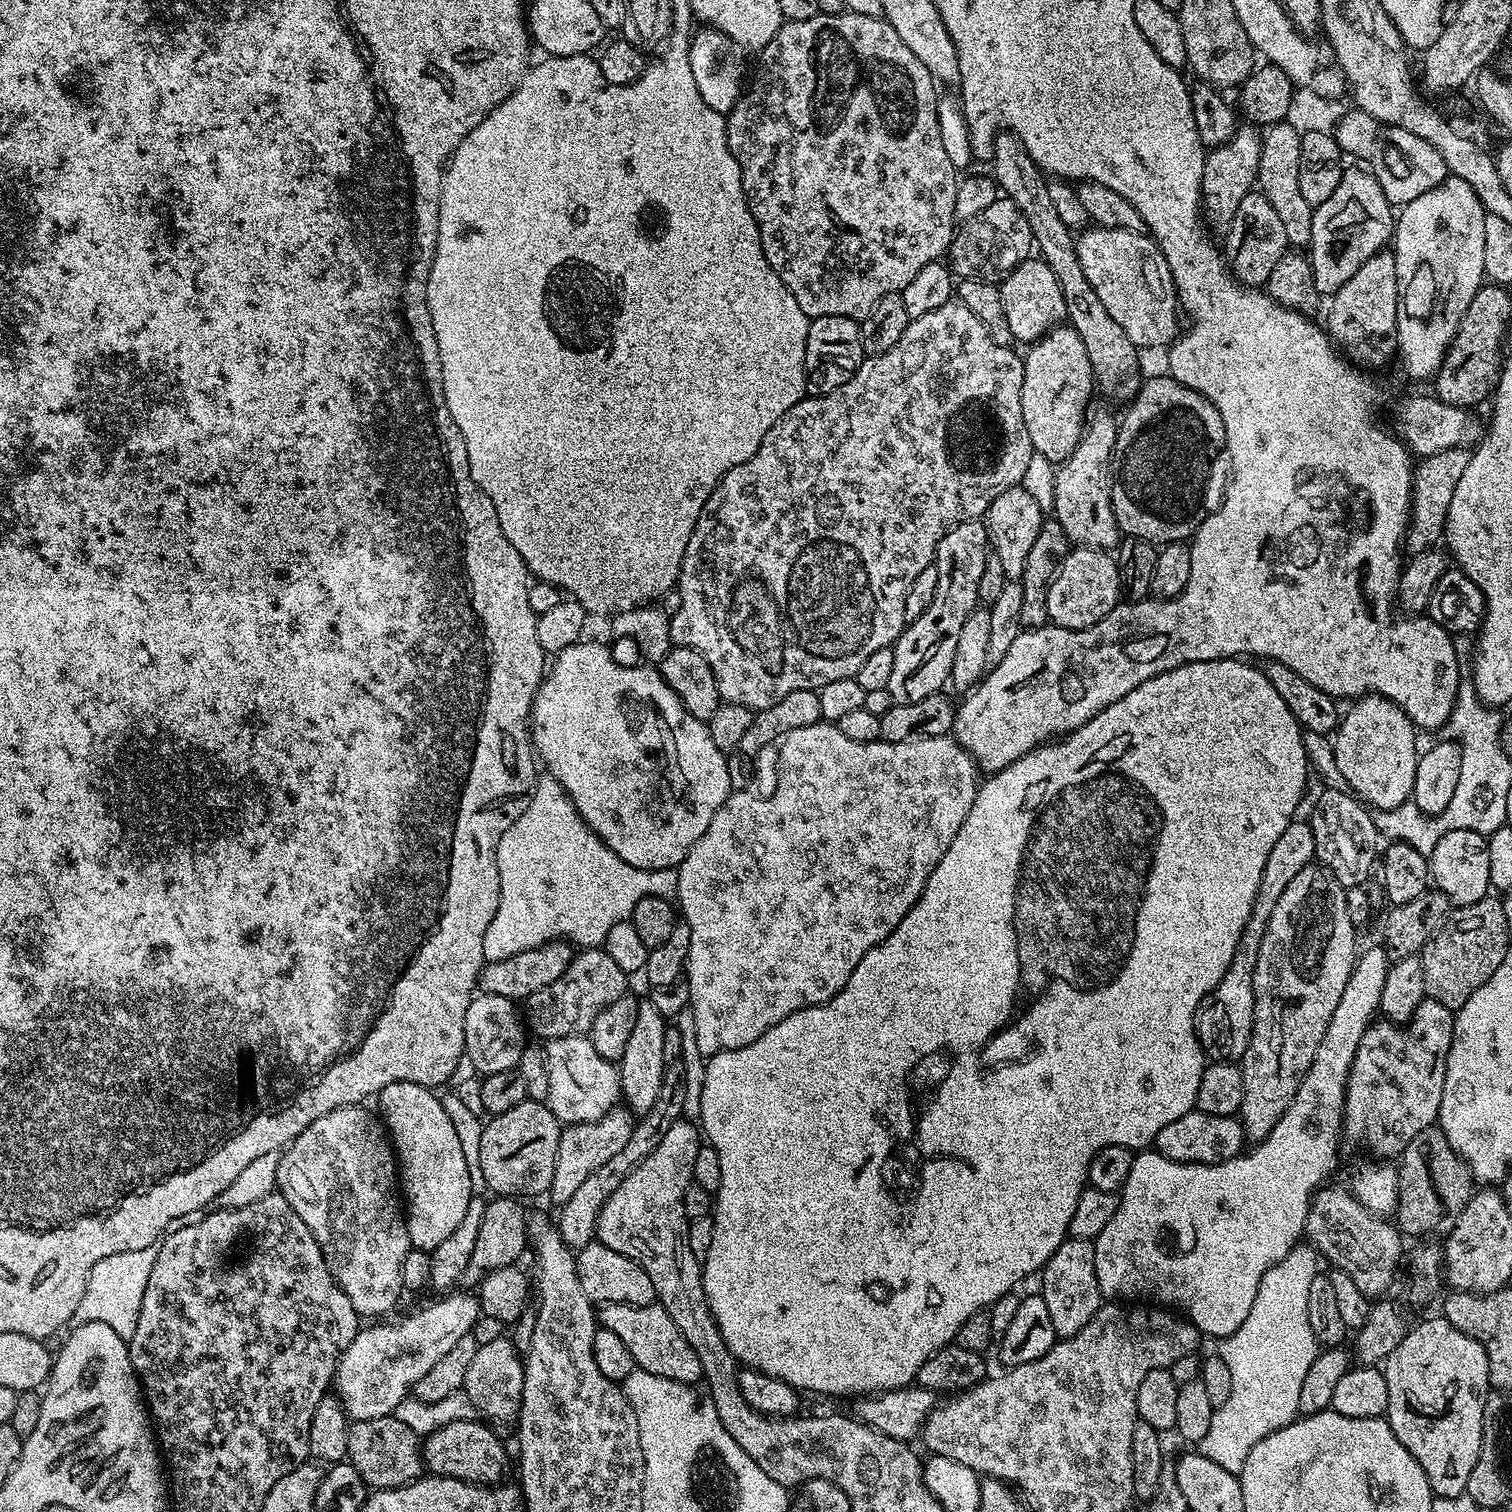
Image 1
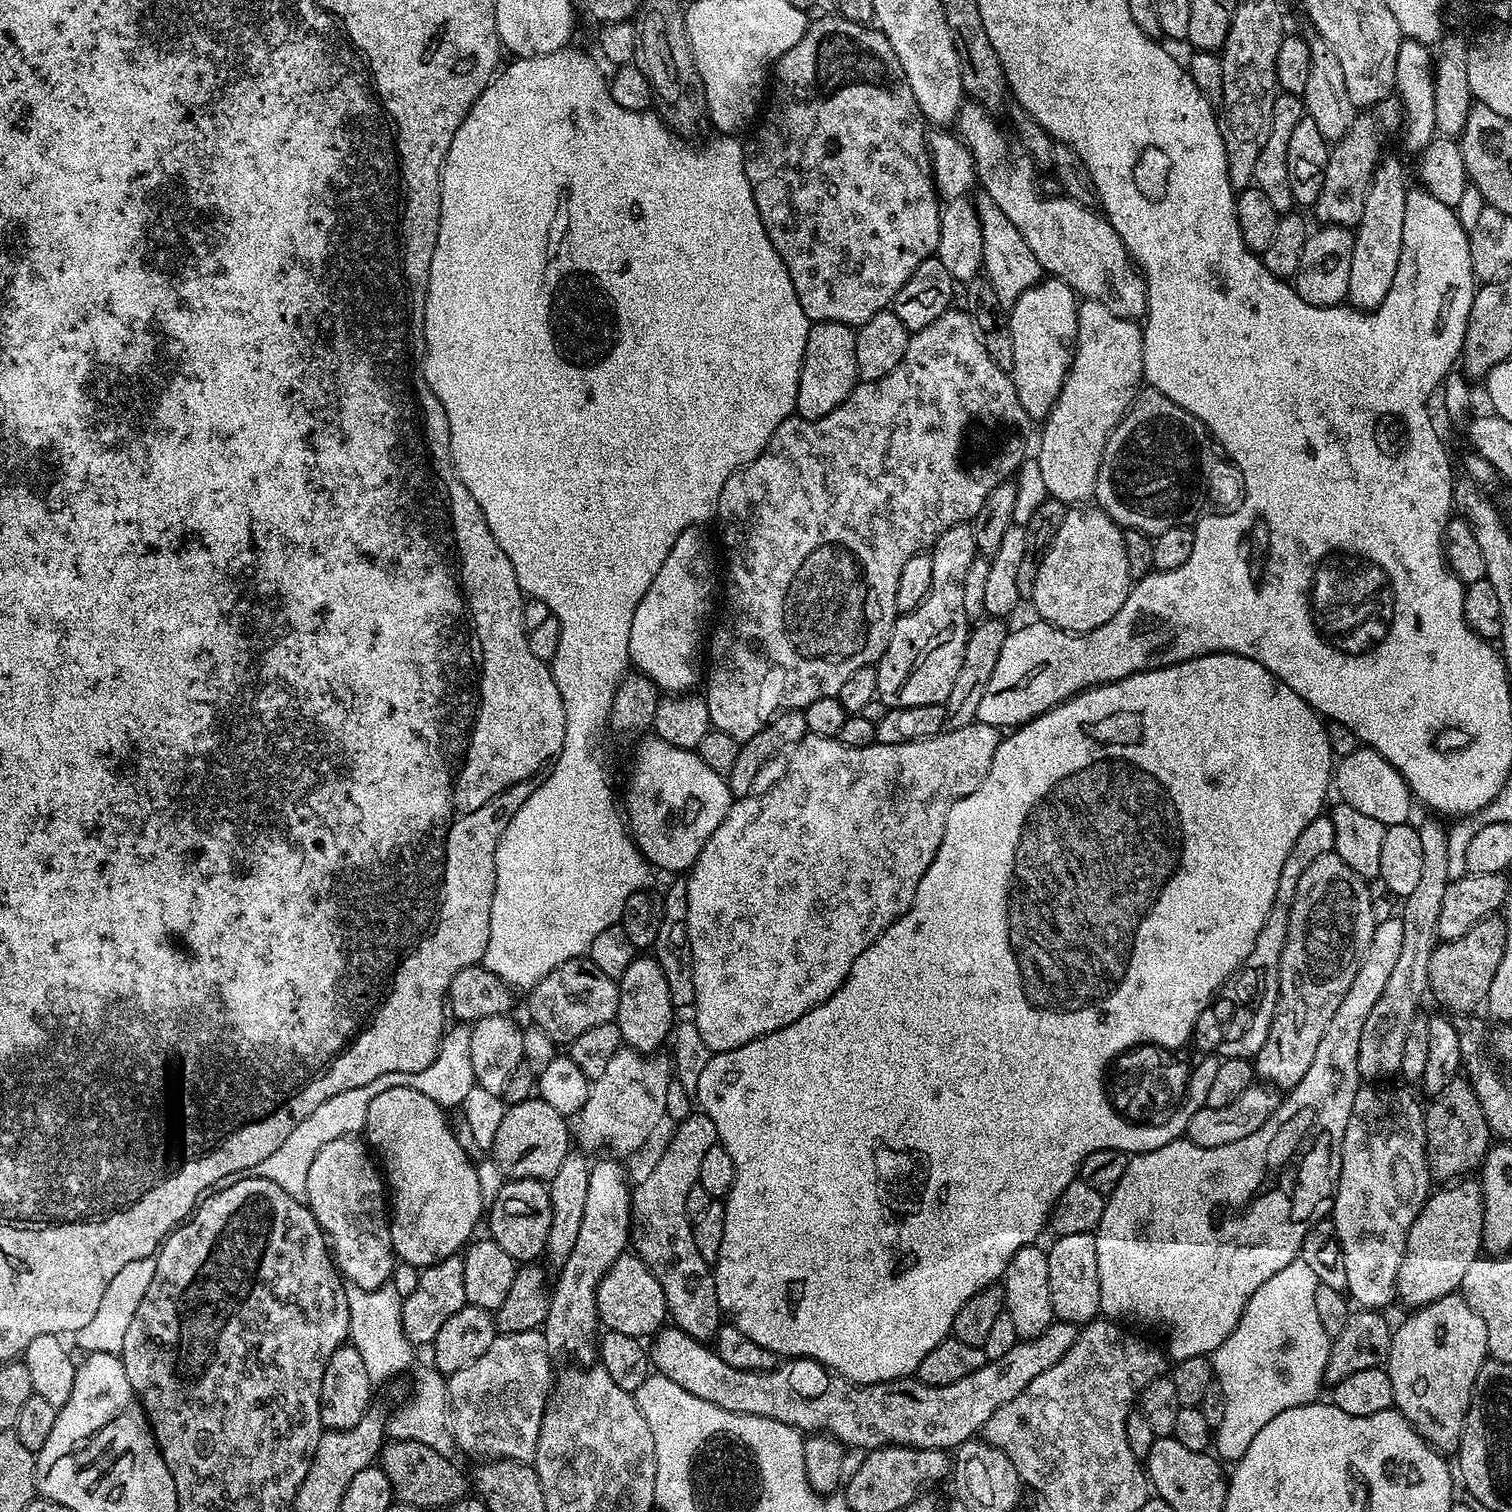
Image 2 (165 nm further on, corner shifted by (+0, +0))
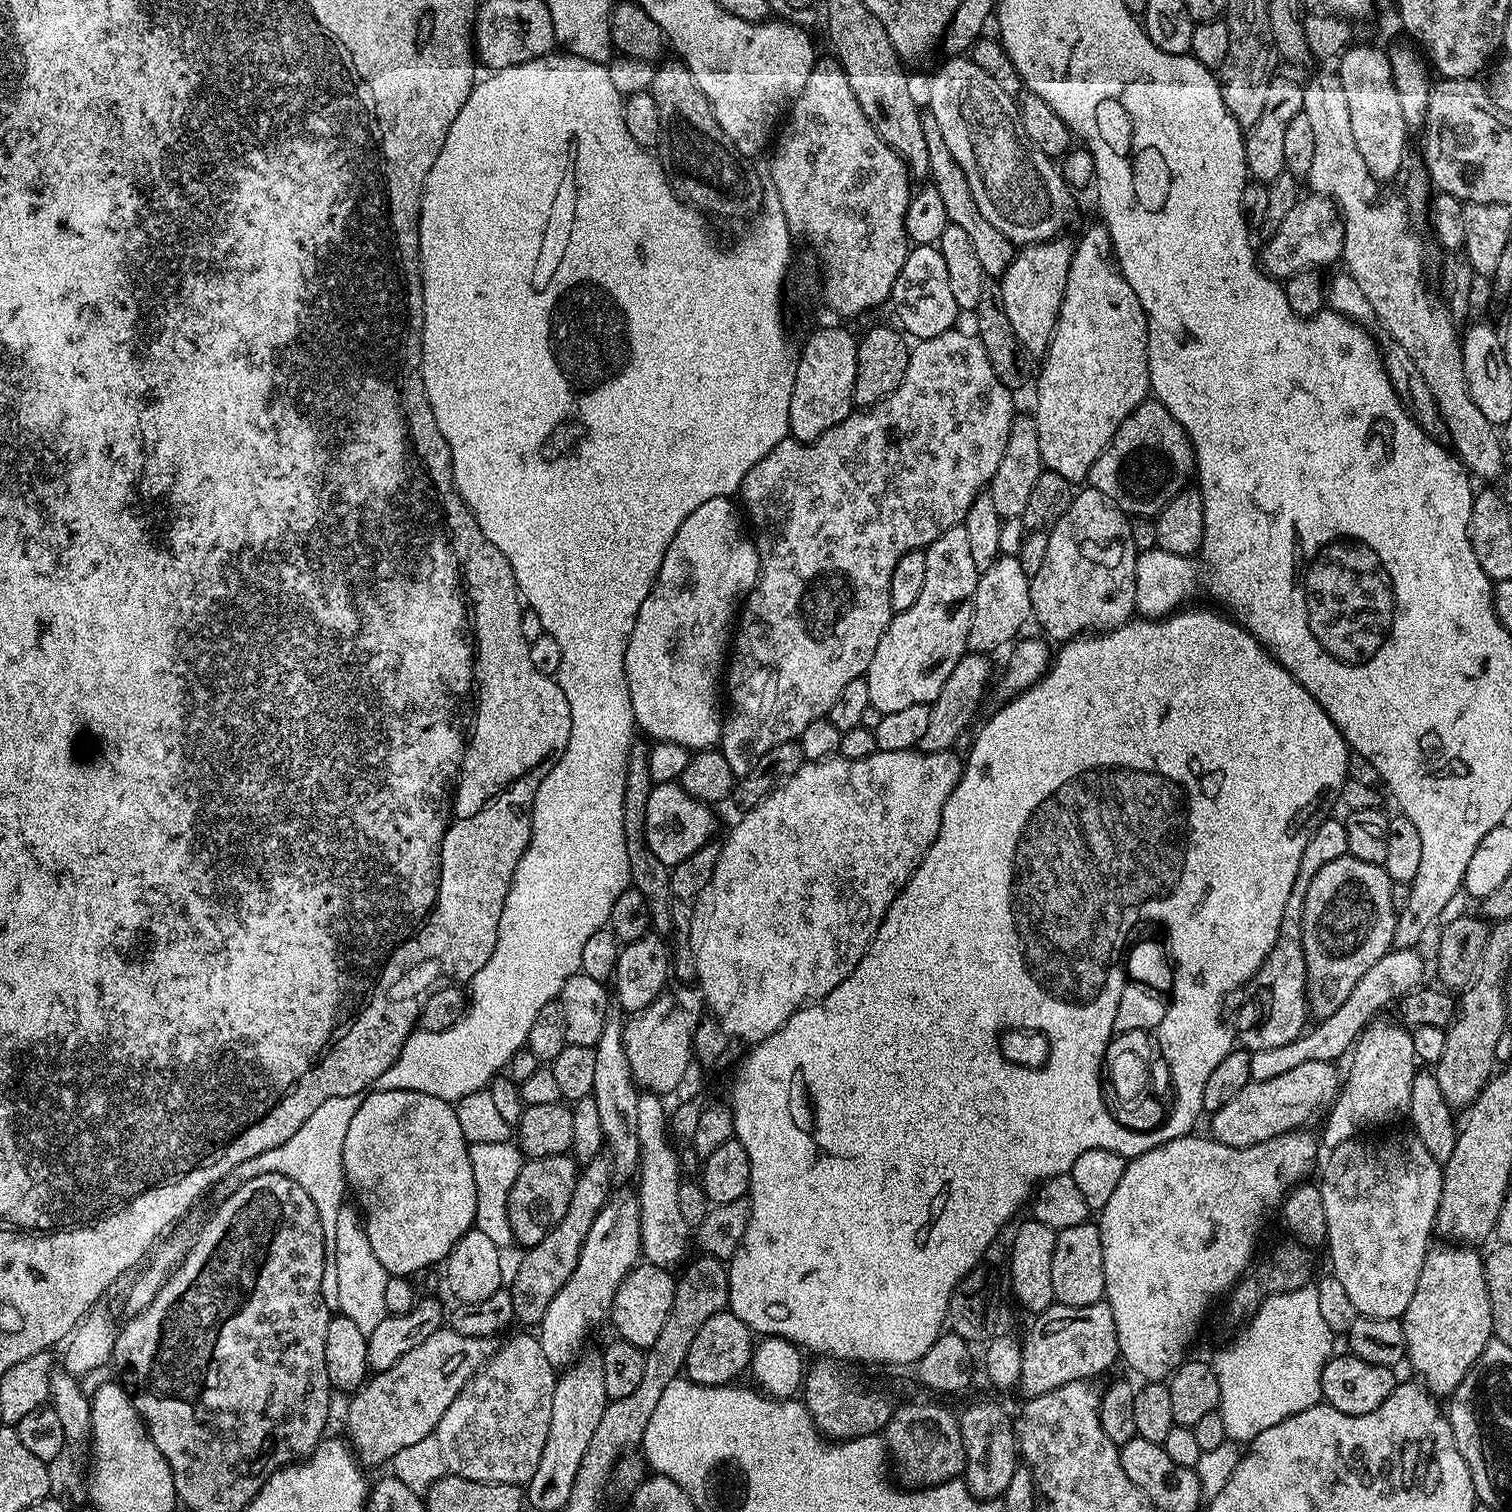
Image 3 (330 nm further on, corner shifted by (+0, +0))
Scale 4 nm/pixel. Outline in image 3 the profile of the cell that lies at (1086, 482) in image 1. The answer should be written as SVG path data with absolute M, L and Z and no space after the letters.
M1096 222L1074 244L1070 274L1066 278L1066 294L1062 298L1056 329L1048 350L1042 357L1044 365L1036 380L1036 409L1038 450L1047 471L1062 474L1073 482L1087 481L1090 466L1106 450L1118 426L1126 422L1135 408L1150 396L1148 373L1148 319L1138 302L1138 294L1126 282L1115 263L1112 239L1103 223Z

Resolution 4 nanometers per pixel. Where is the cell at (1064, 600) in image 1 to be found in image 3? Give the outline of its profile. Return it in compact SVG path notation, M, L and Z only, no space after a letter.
M1084 486L1075 493L1058 526L1050 534L1046 559L1038 574L1030 577L1032 616L1040 623L1043 635L1049 641L1067 642L1097 630L1121 628L1133 619L1136 612L1136 558L1137 550L1132 537L1132 525L1125 512L1097 488Z

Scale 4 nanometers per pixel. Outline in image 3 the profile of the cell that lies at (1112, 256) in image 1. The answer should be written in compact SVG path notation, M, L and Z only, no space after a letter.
M948 58L943 62L945 64L933 74L932 81L928 84L927 111L938 122L938 130L942 130L942 138L946 138L946 146L950 146L950 154L954 154L954 162L958 162L962 166L962 170L966 174L966 182L974 194L974 202L978 202L978 210L982 210L982 218L986 218L986 222L990 222L990 226L994 226L994 230L1002 230L1002 234L1006 234L1006 238L1017 246L1040 244L1043 240L1055 240L1065 231L1064 227L1072 220L1072 196L1074 196L1074 192L1073 189L1069 188L1068 183L1061 178L1059 167L1054 163L1053 157L1042 154L1042 150L1038 150L1038 146L1034 146L1034 142L1030 142L1030 138L1020 121L1017 101L1010 94L1006 94L998 86L998 82L994 78L990 78L981 66L975 64L970 58Z

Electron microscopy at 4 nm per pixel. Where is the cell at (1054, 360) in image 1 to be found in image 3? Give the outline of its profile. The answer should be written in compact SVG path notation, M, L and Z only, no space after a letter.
M1061 234L1055 240L1021 247L1000 280L1002 298L1006 301L1006 318L1010 318L1010 326L1014 326L1021 349L1028 354L1033 352L1036 358L1043 357L1048 350L1062 298L1066 294L1066 278L1070 274L1074 251L1073 241L1068 241L1066 237Z

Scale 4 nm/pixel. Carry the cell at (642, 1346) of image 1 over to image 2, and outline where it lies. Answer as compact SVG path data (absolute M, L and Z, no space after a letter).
M1056 1320L1038 1338L1020 1340L1008 1353L1002 1354L1002 1358L988 1361L978 1370L974 1370L970 1378L950 1382L950 1386L930 1386L915 1378L887 1380L877 1384L855 1384L844 1376L833 1374L816 1360L803 1358L777 1363L772 1372L734 1370L734 1366L722 1362L722 1358L718 1358L716 1351L705 1341L690 1338L690 1334L675 1326L661 1327L651 1337L650 1364L659 1375L670 1378L670 1382L678 1382L682 1390L690 1390L690 1394L695 1394L697 1398L706 1398L706 1402L714 1402L714 1406L722 1406L722 1410L774 1418L774 1422L786 1422L786 1426L799 1428L804 1434L834 1436L849 1449L871 1450L901 1444L911 1448L955 1450L973 1439L983 1429L984 1424L990 1422L990 1414L994 1414L998 1406L1006 1406L1006 1402L1010 1402L1010 1398L1018 1398L1018 1394L1022 1394L1022 1390L1026 1390L1026 1386L1030 1386L1030 1382L1038 1378L1038 1374L1046 1374L1046 1370L1050 1370L1050 1366L1054 1366L1054 1362L1058 1362L1062 1354L1070 1350L1070 1346L1074 1346L1077 1333L1077 1325Z

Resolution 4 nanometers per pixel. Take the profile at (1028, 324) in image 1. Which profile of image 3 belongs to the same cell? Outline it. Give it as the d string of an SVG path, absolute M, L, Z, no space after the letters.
M930 114L921 115L922 130L926 134L926 150L930 150L931 183L938 190L942 202L946 205L948 223L962 226L966 234L970 234L970 242L974 242L974 250L978 254L978 262L982 262L985 277L1000 278L1012 264L1018 251L1017 245L1002 234L1002 230L994 230L986 218L982 218L982 210L978 210L978 202L974 202L974 194L966 182L966 174L958 162L954 162L954 154L950 154L950 146L946 146L946 138L942 138L942 130L938 130L938 122Z

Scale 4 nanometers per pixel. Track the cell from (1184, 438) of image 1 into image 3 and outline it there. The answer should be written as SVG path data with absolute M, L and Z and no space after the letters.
M1149 398L1129 414L1122 426L1118 426L1106 450L1102 450L1094 466L1090 466L1087 483L1106 494L1106 498L1115 502L1129 517L1155 518L1178 493L1185 491L1187 484L1184 483L1193 479L1195 467L1196 453L1192 450L1192 441L1184 433L1184 427L1172 417L1170 410L1166 410L1161 400Z

